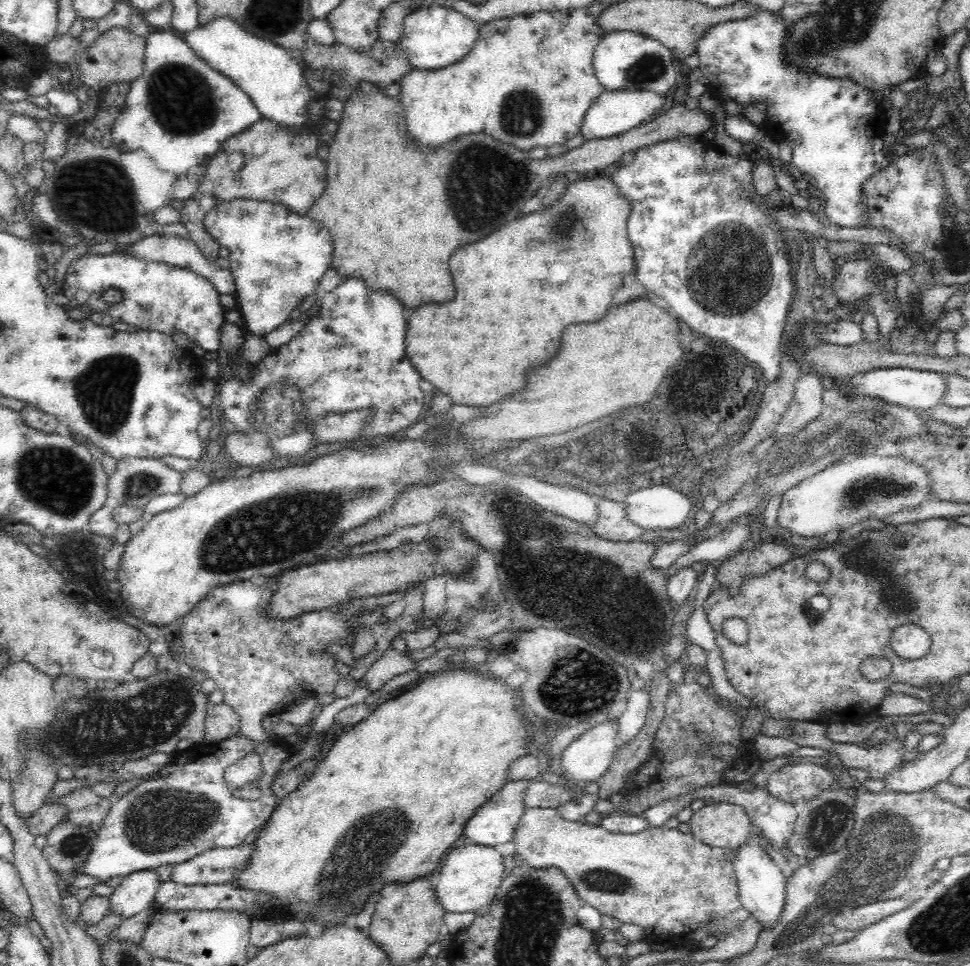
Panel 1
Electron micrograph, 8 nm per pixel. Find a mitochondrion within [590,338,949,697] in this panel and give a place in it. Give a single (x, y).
(850, 423)

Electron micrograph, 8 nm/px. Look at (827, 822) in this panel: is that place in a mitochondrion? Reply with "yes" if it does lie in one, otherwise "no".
yes

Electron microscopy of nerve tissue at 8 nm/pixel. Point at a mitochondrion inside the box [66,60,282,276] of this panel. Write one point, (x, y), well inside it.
(178, 97)

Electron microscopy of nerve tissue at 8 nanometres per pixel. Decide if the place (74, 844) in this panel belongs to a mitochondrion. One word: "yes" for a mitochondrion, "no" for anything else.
yes

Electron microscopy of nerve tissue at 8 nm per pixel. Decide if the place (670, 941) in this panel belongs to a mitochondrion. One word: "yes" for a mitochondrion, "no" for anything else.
no

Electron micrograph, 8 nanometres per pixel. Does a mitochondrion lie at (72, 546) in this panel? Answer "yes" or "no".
yes

